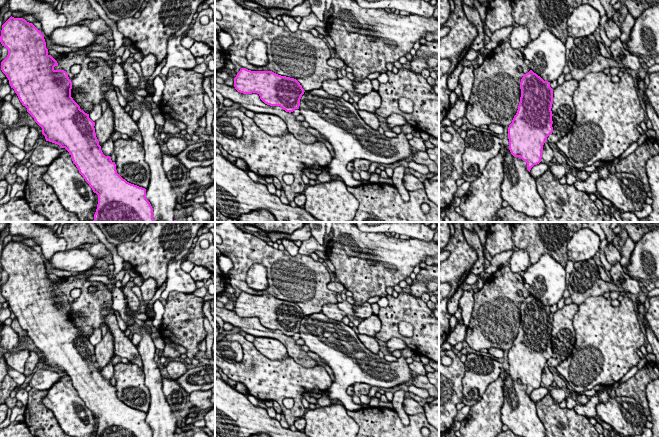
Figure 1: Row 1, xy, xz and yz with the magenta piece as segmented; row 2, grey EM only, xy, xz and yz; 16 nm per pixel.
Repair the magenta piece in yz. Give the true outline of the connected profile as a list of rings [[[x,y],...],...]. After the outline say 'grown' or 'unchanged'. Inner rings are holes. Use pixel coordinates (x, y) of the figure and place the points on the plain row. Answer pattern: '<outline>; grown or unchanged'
[[[532,294],[523,298],[520,313],[521,321],[518,334],[508,351],[509,374],[514,381],[520,381],[527,387],[527,394],[530,396],[534,389],[541,386],[543,369],[553,356],[551,335],[553,313],[550,311],[550,306],[544,305]]]; unchanged

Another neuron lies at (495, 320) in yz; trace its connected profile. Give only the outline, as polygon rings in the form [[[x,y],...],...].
[[[503,266],[475,292],[465,341],[476,351],[492,347],[509,351],[517,337],[524,298],[530,295],[523,277]]]

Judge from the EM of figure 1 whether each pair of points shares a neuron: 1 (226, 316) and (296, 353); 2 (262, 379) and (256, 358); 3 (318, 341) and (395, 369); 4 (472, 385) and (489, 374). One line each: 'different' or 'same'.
1: same
2: same
3: same
4: same

